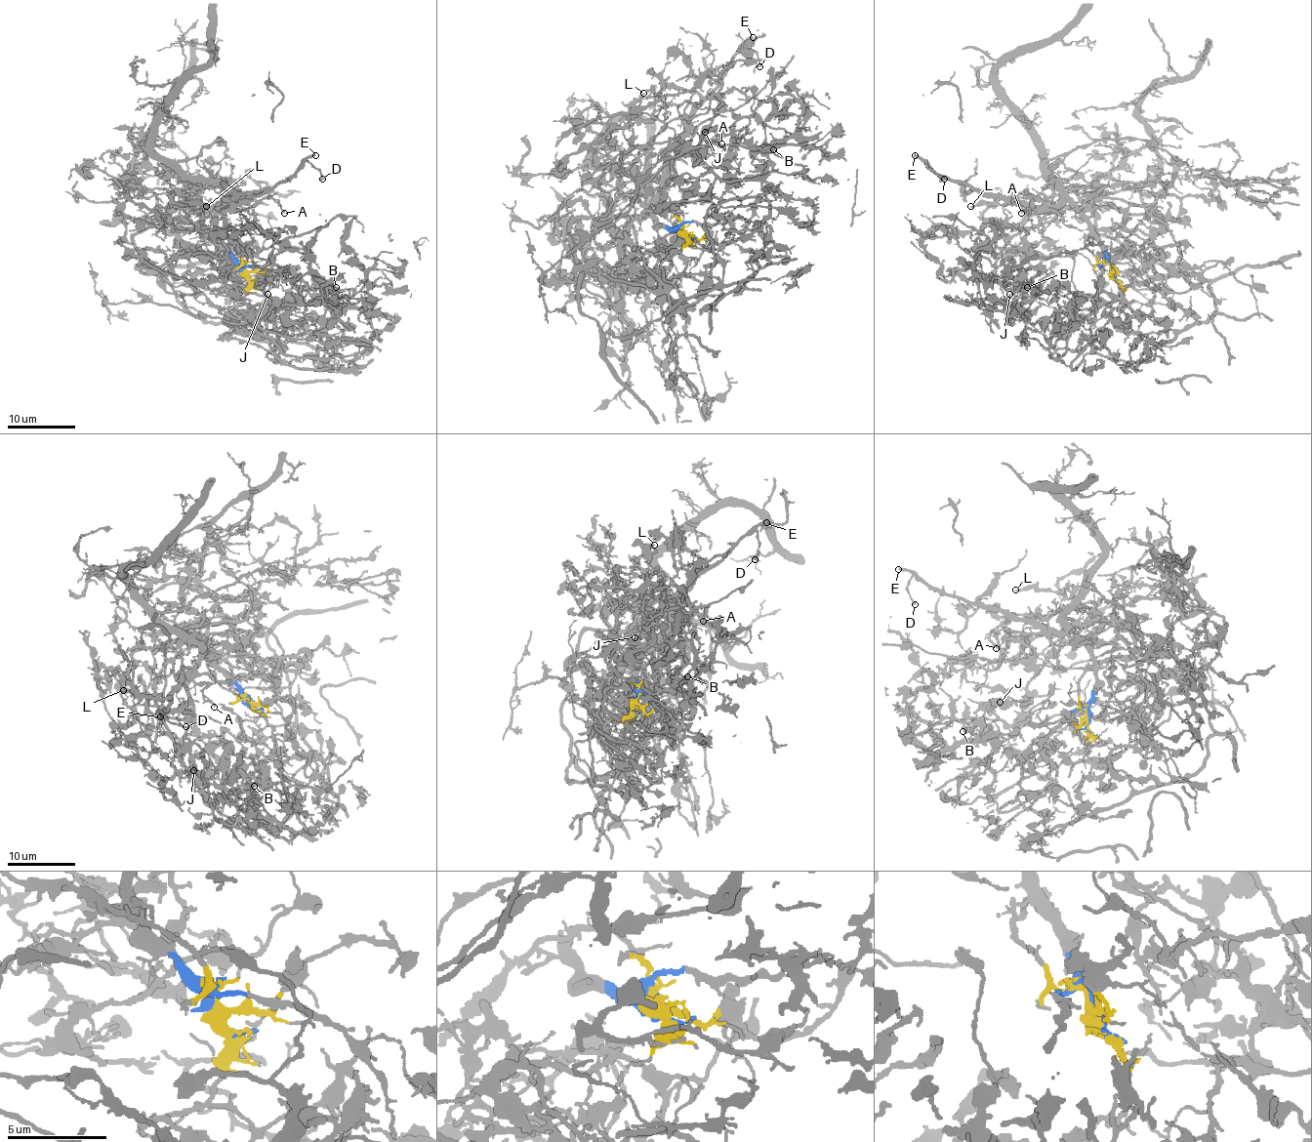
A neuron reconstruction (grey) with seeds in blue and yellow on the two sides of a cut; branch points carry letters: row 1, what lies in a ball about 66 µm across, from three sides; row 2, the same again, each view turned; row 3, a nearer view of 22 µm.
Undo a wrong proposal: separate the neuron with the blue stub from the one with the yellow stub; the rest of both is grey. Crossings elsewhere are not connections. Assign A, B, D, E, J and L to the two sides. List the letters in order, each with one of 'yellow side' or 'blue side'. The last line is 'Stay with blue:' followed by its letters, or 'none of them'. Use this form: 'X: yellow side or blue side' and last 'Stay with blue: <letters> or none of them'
A: blue side
B: yellow side
D: blue side
E: blue side
J: yellow side
L: yellow side
Stay with blue: A, D, E

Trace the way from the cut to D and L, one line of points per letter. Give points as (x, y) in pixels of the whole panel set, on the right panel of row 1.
D: (1111, 271), (1092, 226), (1067, 203), (1026, 206), (987, 198), (941, 178), (926, 162), (945, 180)
L: (1111, 271), (1133, 332), (1181, 331), (1214, 310), (1209, 281), (1103, 237), (1087, 208), (1021, 194), (970, 206)

